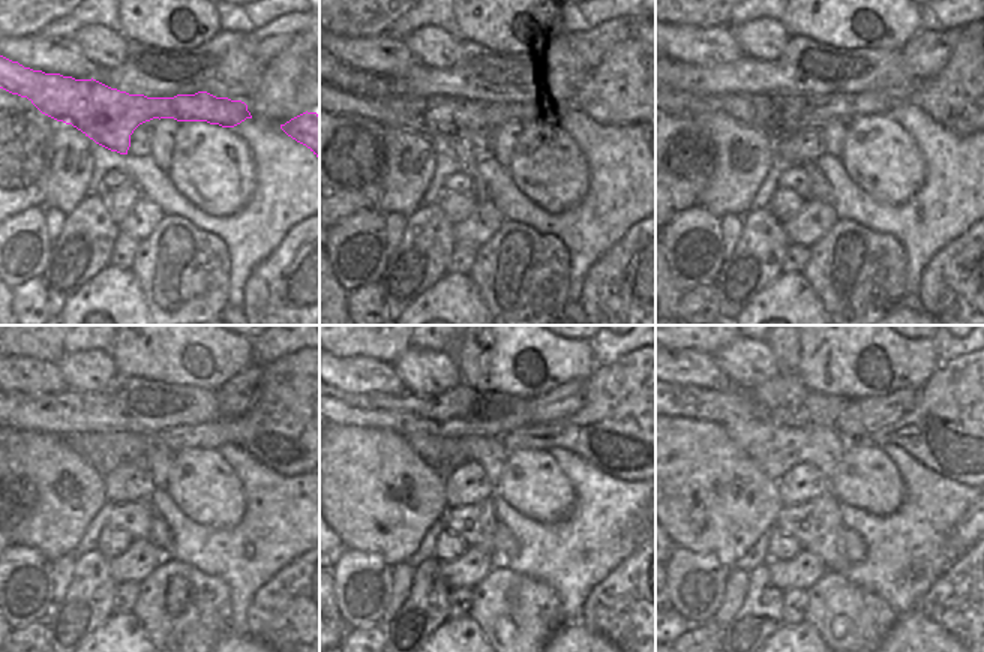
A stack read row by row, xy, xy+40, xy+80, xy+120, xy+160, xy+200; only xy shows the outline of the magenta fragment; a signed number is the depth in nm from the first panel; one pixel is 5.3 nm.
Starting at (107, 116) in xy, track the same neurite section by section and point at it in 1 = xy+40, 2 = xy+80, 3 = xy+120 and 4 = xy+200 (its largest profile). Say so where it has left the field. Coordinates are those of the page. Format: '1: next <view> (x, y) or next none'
1: next xy+40 (350, 80)
2: next xy+80 (821, 189)
3: next xy+120 (161, 535)
4: next xy+200 (854, 546)

